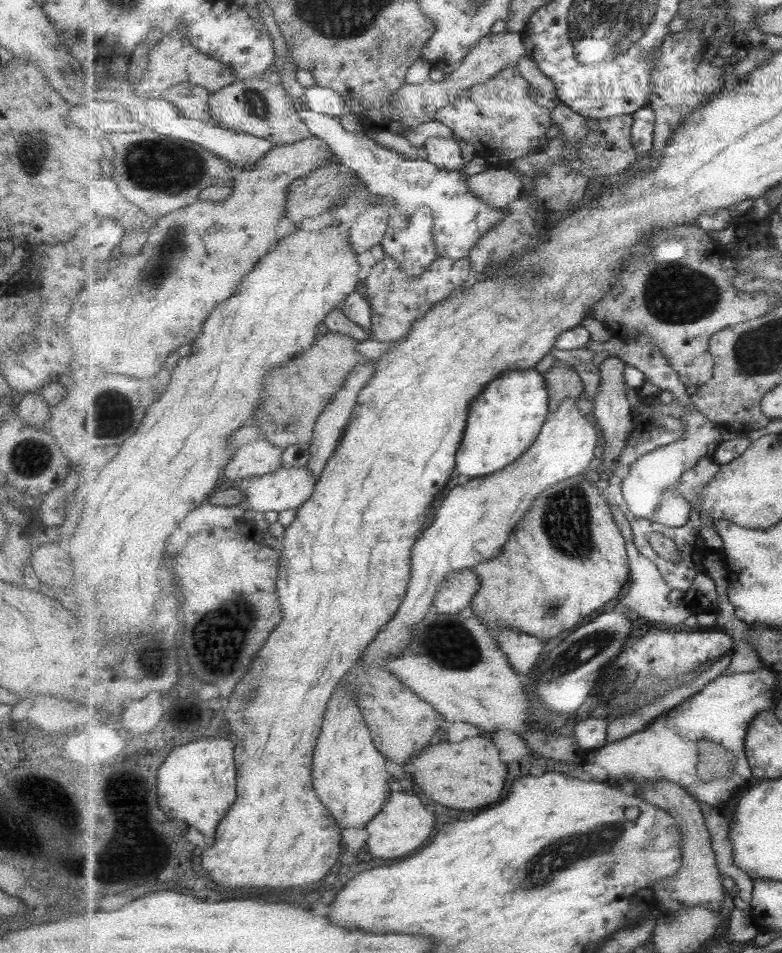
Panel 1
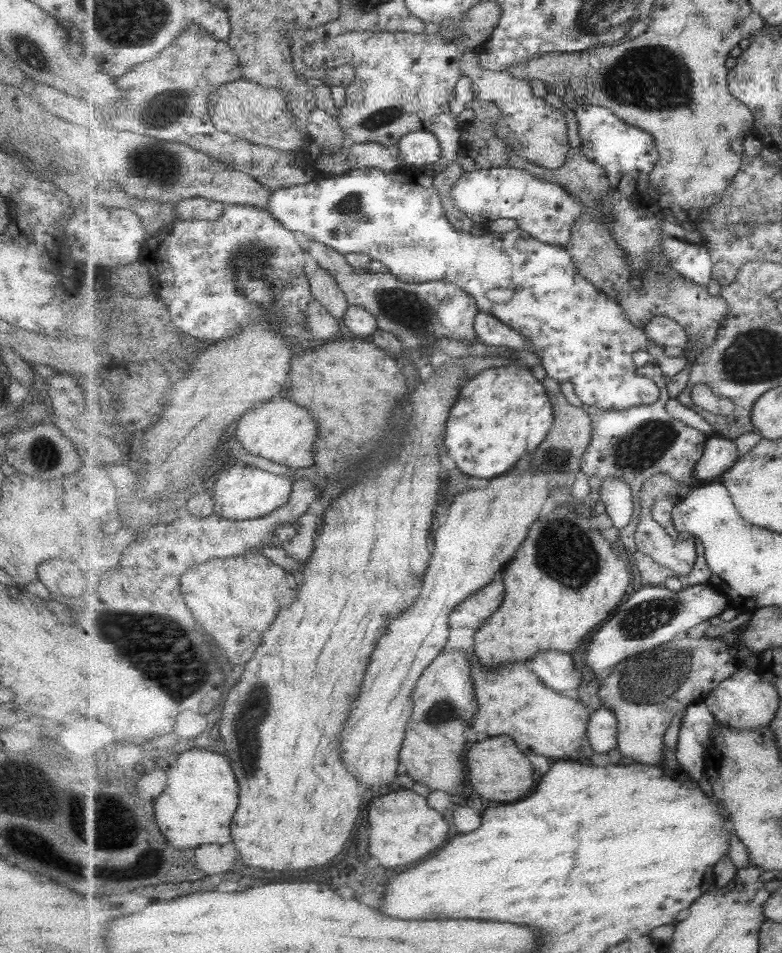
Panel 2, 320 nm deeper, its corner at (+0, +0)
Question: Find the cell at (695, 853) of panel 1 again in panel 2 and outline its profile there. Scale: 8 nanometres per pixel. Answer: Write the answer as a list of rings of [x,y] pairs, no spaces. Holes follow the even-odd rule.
[[[702,637],[694,640],[693,638],[677,639],[622,660],[611,670],[611,674],[607,674],[609,678],[605,680],[601,688],[601,698],[605,702],[605,707],[612,710],[618,718],[620,733],[617,749],[623,756],[629,756],[635,762],[659,766],[661,762],[664,762],[663,742],[665,738],[663,736],[673,716],[683,708],[687,710],[692,704],[703,703],[724,680],[739,669],[739,660],[729,652],[729,646],[717,637]]]

